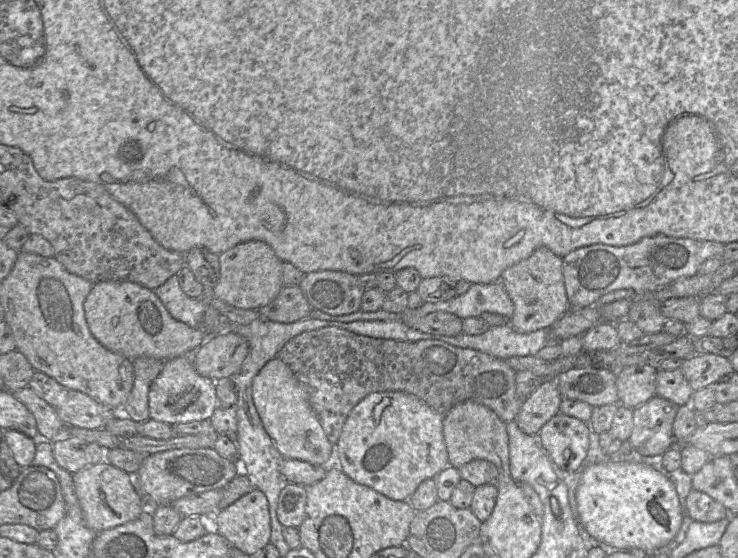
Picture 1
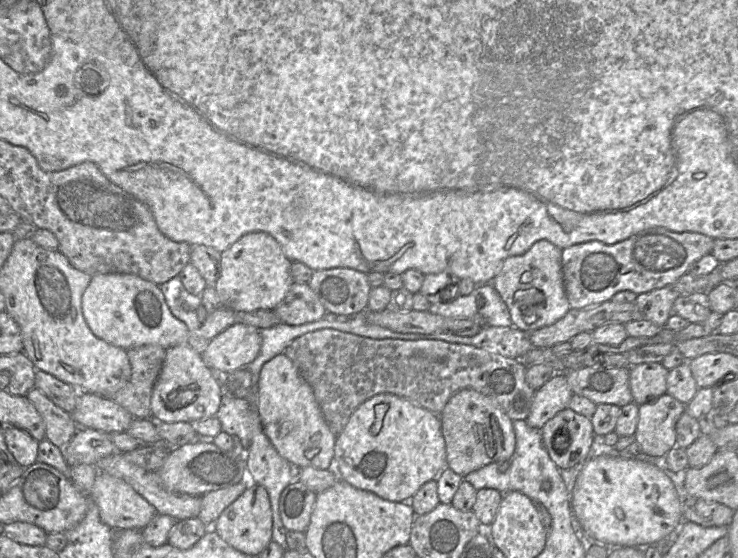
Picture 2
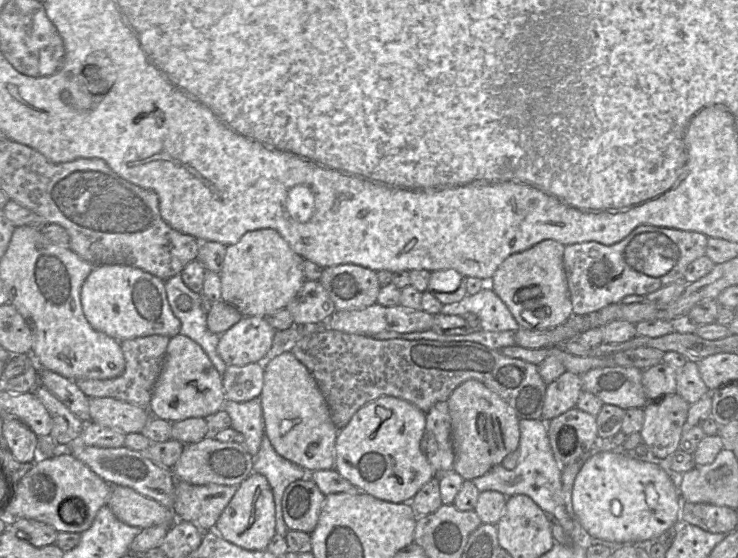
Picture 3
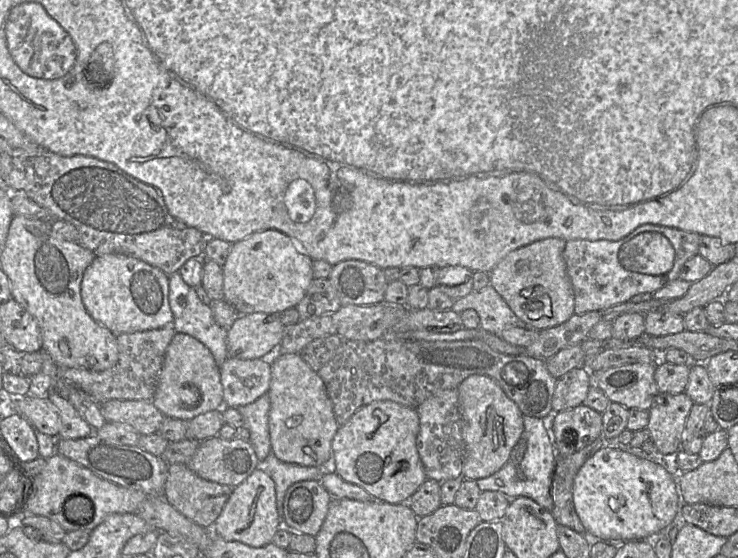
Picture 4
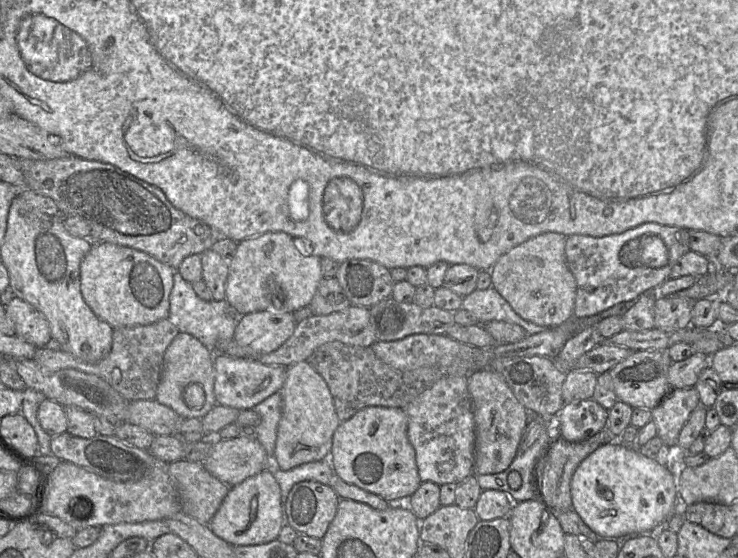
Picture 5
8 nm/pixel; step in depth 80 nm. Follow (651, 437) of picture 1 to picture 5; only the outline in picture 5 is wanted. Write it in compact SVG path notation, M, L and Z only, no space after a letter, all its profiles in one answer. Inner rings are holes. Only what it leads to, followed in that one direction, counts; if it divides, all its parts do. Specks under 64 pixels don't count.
M692 388L670 389L652 410L652 421L658 436L667 447L676 449L680 431L691 412L700 405L697 390Z

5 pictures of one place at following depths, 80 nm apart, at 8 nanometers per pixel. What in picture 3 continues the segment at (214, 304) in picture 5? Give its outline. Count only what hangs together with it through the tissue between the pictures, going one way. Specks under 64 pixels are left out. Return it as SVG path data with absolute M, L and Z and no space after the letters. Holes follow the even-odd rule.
M176 274L168 280L165 280L165 289L172 312L181 322L180 334L185 335L198 343L206 352L219 374L223 376L227 365L217 352L220 335L212 333L207 327L208 314L206 314L201 308L201 294L189 289L183 282L180 274Z

